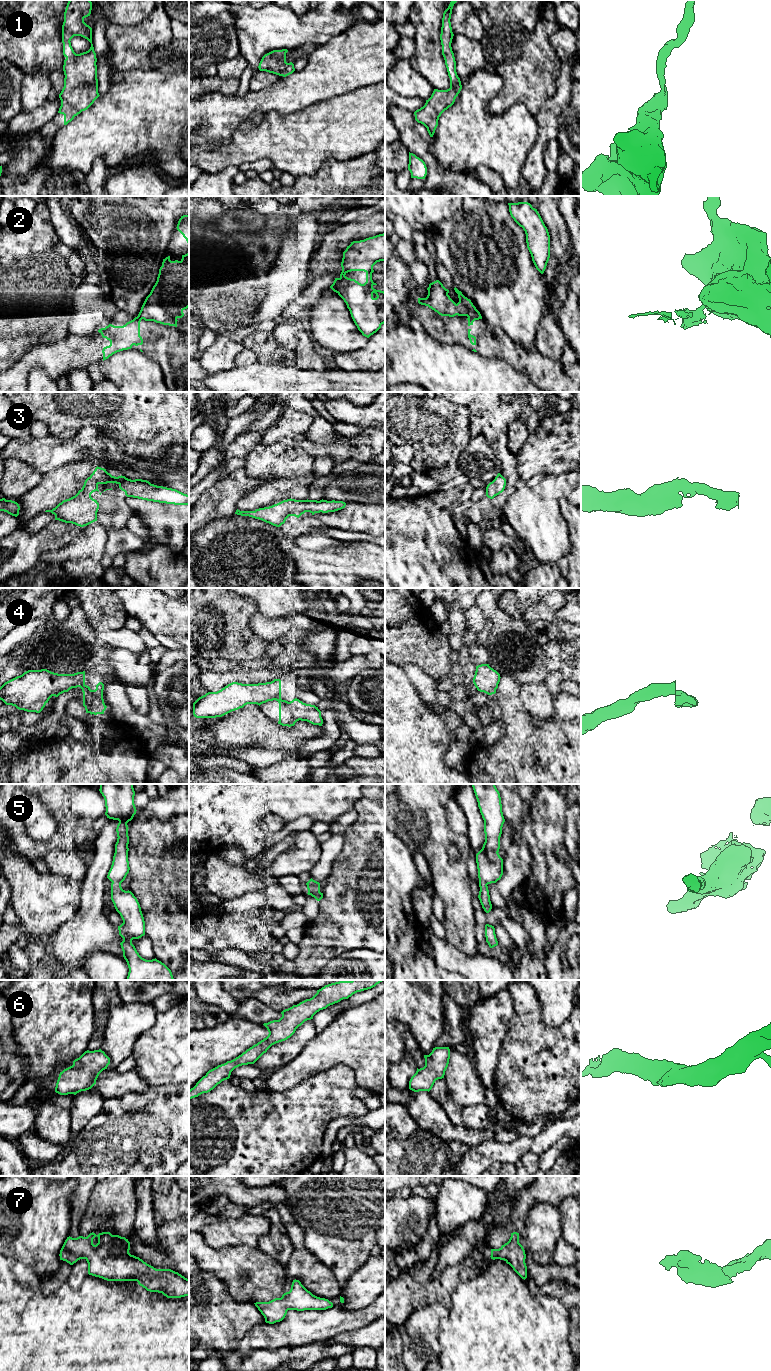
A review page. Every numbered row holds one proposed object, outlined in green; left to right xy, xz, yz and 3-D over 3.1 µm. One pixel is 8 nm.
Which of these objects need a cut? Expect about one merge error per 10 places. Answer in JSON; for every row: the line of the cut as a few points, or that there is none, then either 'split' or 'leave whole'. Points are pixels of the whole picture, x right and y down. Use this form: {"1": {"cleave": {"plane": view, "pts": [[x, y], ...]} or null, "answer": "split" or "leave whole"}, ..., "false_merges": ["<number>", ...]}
{"1": {"cleave": null, "answer": "leave whole"}, "2": {"cleave": {"plane": "xz", "pts": [[339, 278], [336, 292]]}, "answer": "split"}, "3": {"cleave": null, "answer": "leave whole"}, "4": {"cleave": {"plane": "xy", "pts": [[84, 684], [80, 687]]}, "answer": "split"}, "5": {"cleave": null, "answer": "leave whole"}, "6": {"cleave": null, "answer": "leave whole"}, "7": {"cleave": null, "answer": "leave whole"}, "false_merges": ["2", "4"]}

